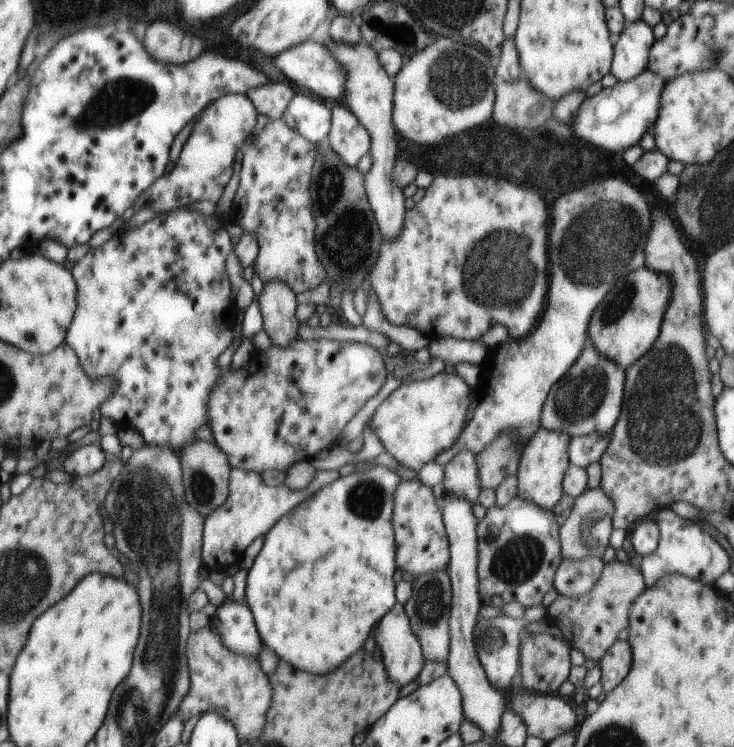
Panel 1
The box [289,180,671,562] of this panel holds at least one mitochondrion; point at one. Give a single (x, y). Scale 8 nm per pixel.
(598, 242)

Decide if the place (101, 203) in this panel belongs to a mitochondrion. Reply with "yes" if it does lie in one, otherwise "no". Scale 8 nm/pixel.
no

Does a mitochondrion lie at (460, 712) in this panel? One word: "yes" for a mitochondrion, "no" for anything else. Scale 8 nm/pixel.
no

